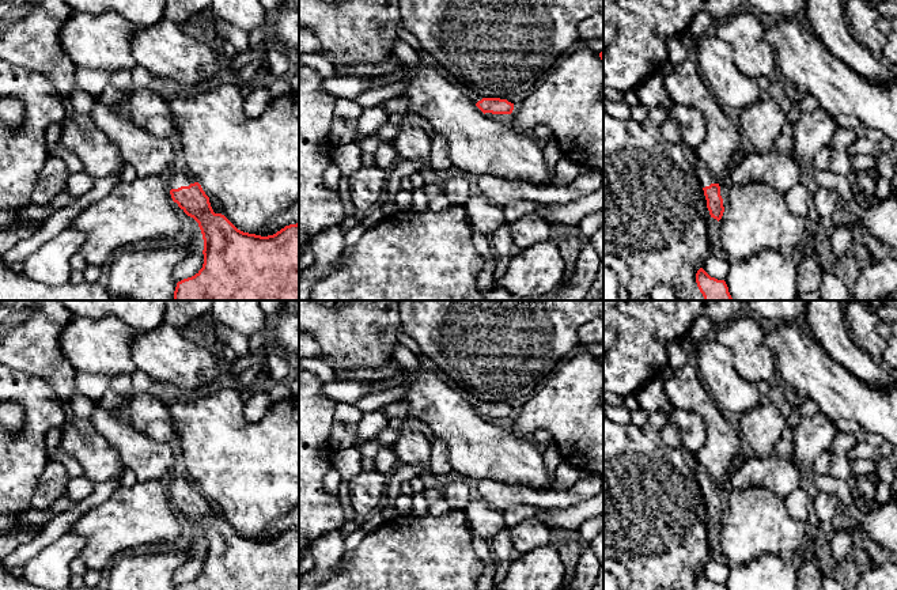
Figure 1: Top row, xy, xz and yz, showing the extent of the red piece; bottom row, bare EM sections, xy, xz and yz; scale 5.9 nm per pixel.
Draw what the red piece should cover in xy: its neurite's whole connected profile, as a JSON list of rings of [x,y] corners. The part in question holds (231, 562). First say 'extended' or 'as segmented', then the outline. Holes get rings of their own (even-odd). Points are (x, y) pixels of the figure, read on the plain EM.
extended | [[[173,473],[166,485],[173,506],[198,527],[204,544],[203,572],[177,590],[299,590],[299,527],[268,541],[243,537],[213,517],[189,476]]]

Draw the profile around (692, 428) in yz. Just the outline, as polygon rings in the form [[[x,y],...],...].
[[[673,411],[669,416],[681,434],[682,449],[697,453],[705,443],[705,424],[694,412]]]

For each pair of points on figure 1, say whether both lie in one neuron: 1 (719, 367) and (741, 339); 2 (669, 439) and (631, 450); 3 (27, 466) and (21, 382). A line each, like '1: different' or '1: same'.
1: different
2: different
3: same

